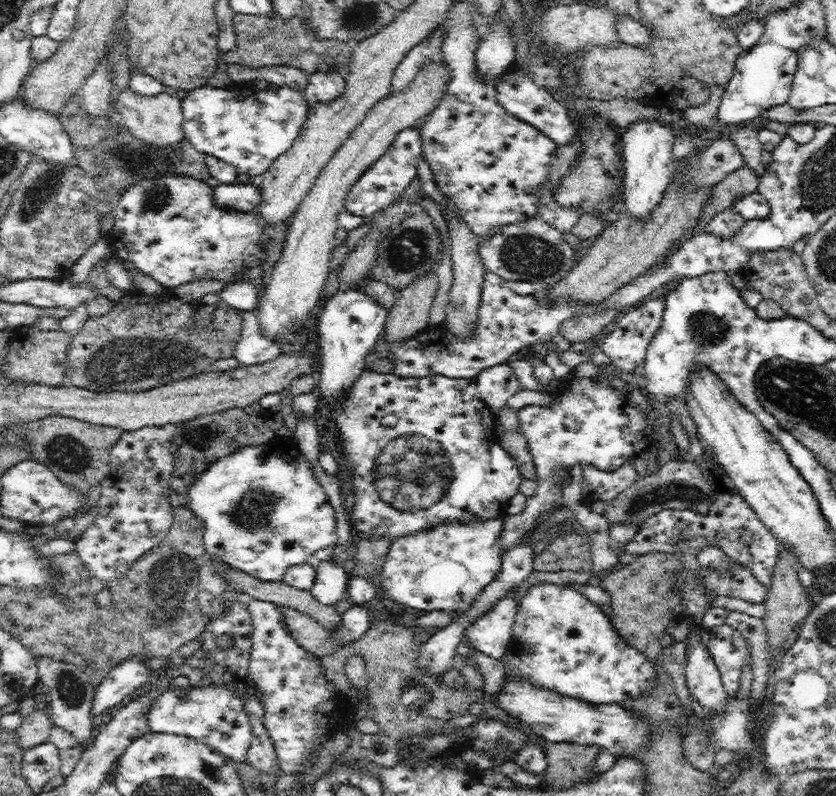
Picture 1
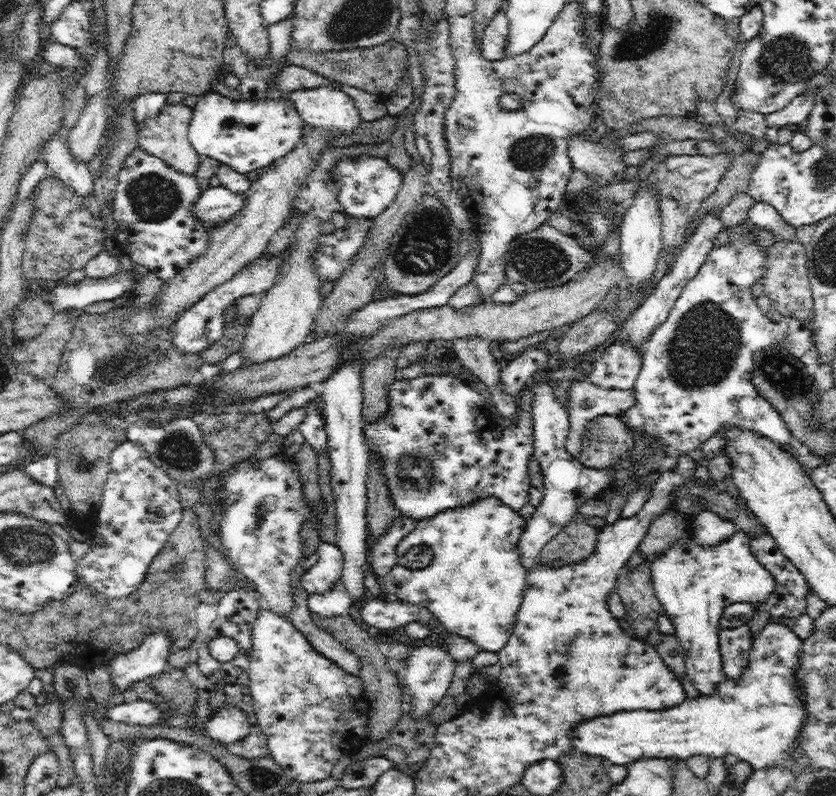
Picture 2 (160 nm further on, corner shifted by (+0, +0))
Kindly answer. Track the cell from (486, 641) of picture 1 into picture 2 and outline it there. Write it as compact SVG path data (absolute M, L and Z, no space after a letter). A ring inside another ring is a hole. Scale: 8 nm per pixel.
M488 497L485 499L478 499L476 502L470 503L468 506L459 506L450 510L436 514L436 516L420 519L414 530L410 530L396 546L396 566L392 568L392 571L384 578L381 579L387 592L390 594L396 594L396 598L406 603L420 605L426 607L428 610L434 613L444 628L451 633L456 633L464 638L470 639L472 643L480 647L480 650L488 650L490 652L497 653L503 646L506 646L520 608L524 590L526 588L527 571L523 570L524 565L520 563L520 551L518 551L518 542L520 542L520 536L526 528L527 520L517 513L513 508L506 506L500 499L496 497Z

